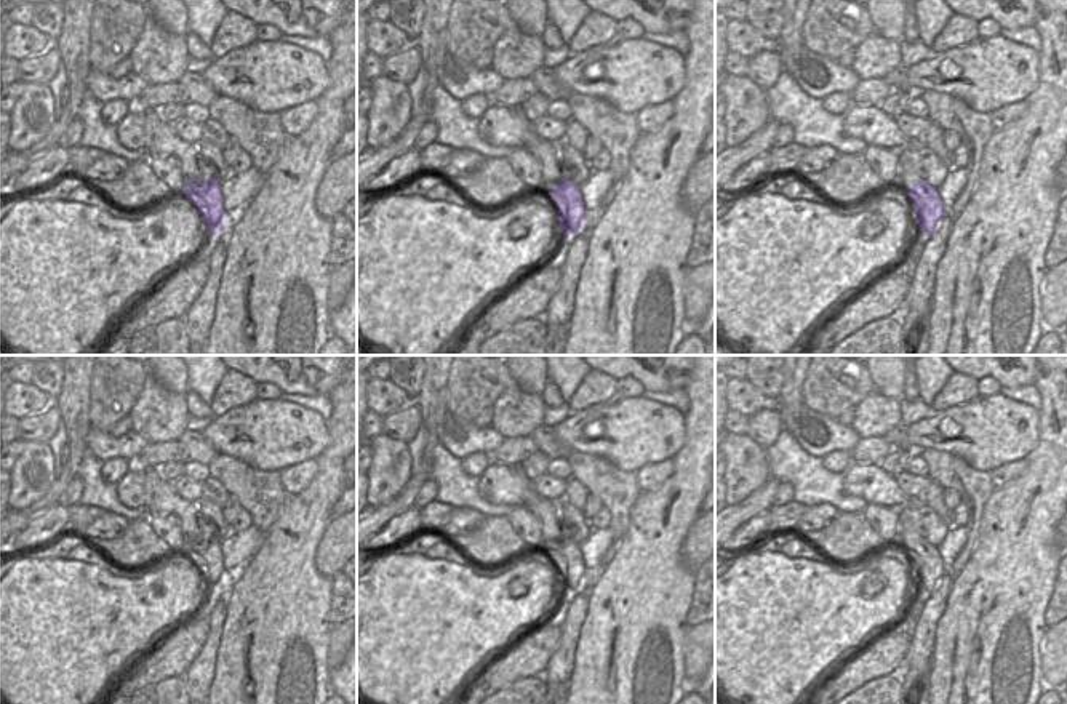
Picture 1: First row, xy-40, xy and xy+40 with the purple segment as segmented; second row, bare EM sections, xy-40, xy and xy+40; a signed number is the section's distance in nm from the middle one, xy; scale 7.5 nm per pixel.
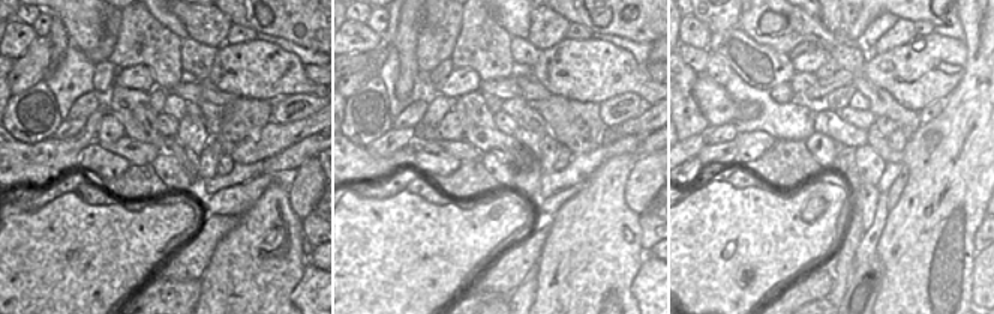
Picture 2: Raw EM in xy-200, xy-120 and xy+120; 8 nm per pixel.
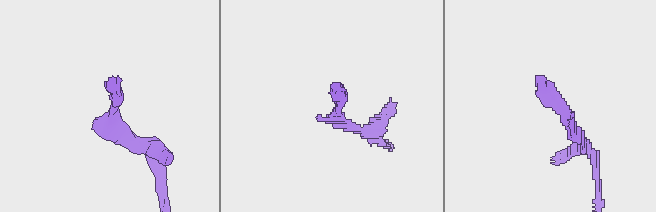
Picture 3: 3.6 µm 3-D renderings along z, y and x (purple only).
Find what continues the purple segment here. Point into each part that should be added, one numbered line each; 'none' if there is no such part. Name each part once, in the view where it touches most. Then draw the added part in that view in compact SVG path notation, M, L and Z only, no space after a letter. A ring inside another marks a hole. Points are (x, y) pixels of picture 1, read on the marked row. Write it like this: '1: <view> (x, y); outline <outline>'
1: xy-40 (163, 143); outline M144 109L144 122L150 131L149 158L176 158L184 179L190 179L192 184L202 182L205 176L200 174L198 144L178 138L160 109Z

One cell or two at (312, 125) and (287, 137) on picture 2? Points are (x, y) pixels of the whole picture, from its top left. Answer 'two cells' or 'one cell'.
one cell

